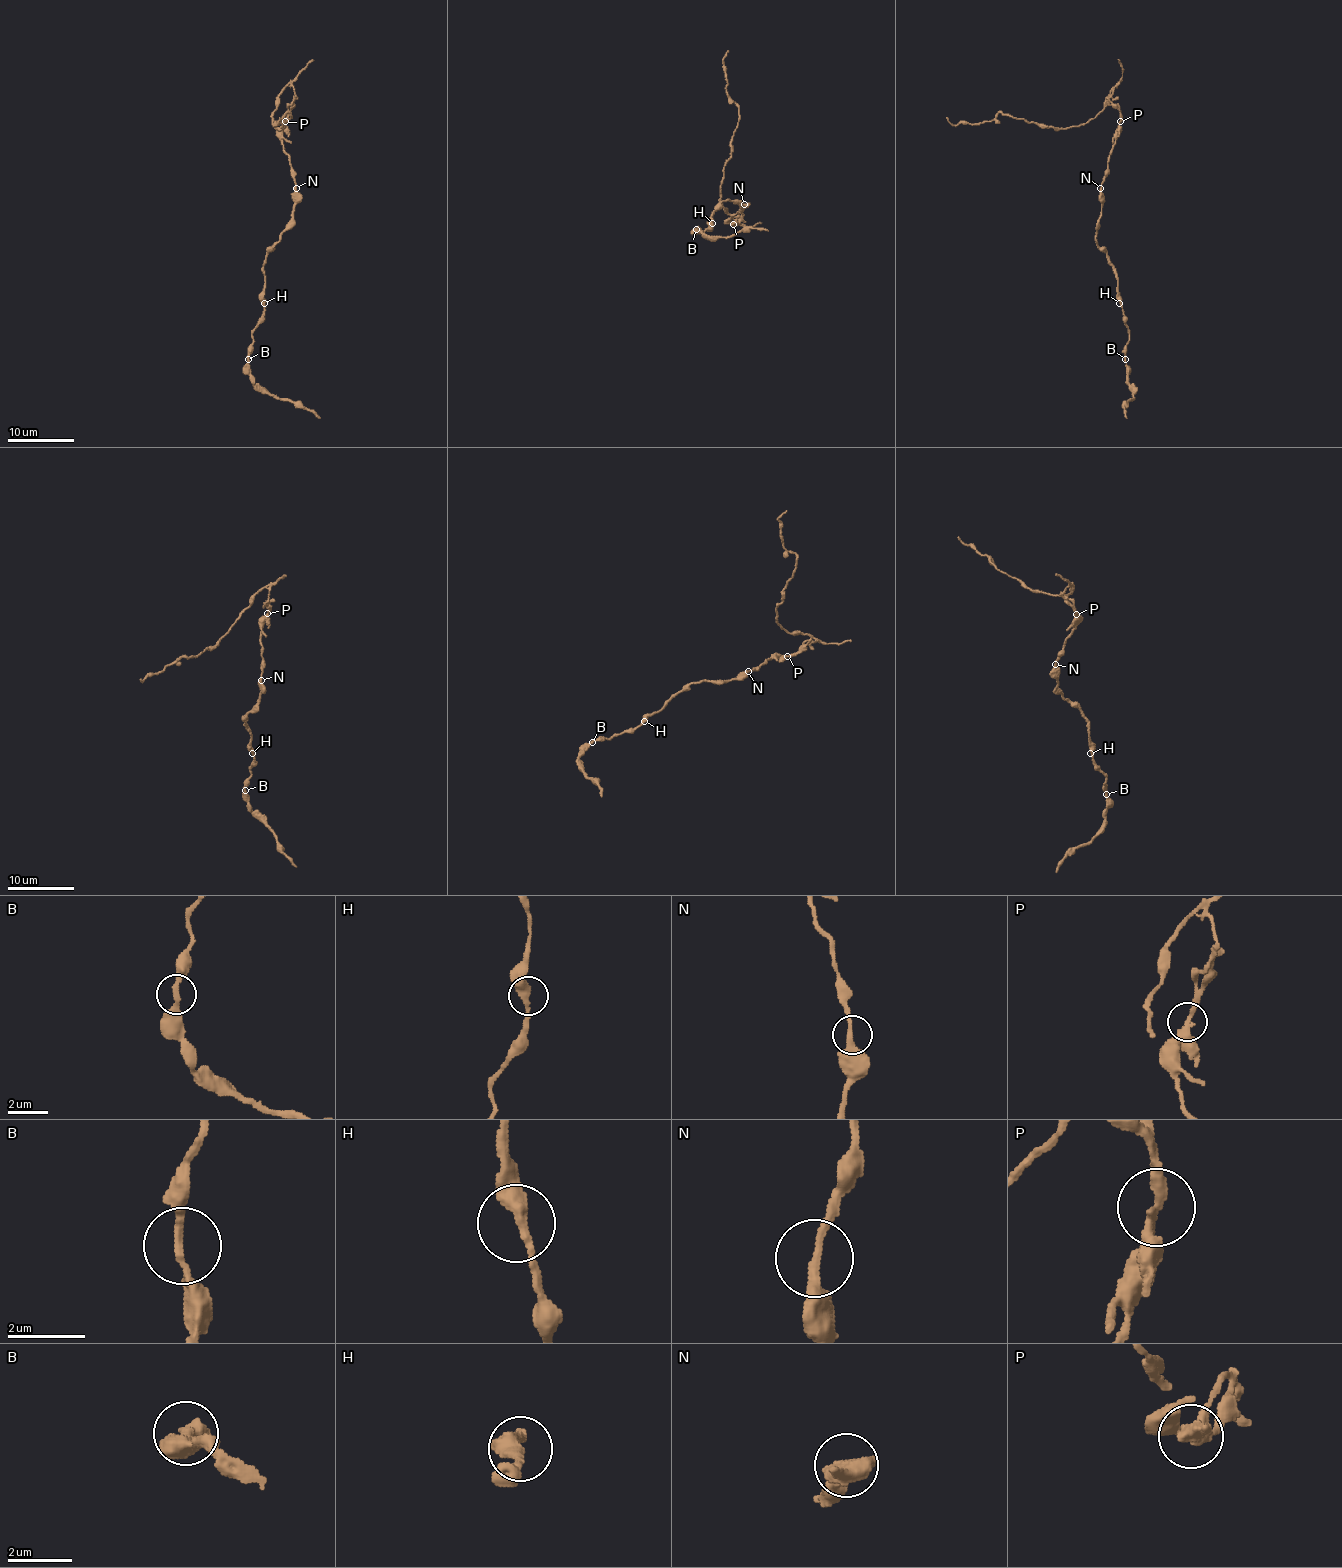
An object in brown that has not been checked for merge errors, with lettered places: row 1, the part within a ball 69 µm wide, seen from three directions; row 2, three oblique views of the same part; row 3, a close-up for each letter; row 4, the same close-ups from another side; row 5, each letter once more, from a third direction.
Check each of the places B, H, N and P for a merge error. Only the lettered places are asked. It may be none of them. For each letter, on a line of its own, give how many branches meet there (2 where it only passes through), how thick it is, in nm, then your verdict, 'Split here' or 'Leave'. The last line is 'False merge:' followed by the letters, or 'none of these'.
B: Branches: 2. Thickness 240 nm. Leave
H: Branches: 2. Thickness 360 nm. Leave
N: Branches: 2. Thickness 280 nm. Leave
P: Branches: 2. Thickness 280 nm. Split here
False merge: P

